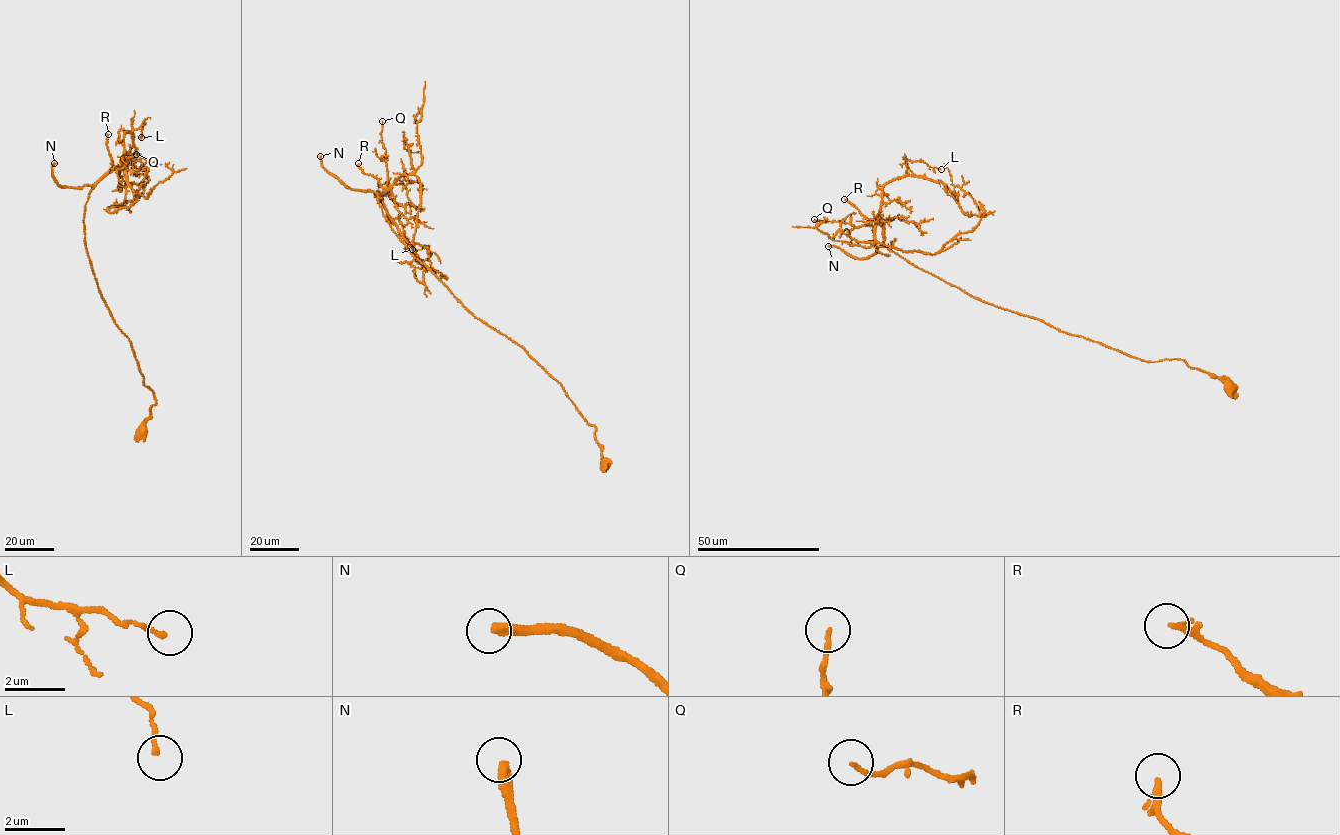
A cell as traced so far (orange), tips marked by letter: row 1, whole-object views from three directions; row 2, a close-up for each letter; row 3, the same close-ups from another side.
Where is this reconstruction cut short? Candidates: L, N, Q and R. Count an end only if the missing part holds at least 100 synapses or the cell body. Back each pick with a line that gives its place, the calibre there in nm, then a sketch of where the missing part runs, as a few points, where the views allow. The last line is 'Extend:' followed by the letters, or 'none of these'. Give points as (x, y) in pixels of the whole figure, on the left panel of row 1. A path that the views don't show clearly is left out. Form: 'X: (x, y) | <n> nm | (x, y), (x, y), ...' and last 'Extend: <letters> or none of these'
N: (54, 163) | 360 nm | (54, 163), (65, 138), (61, 120), (65, 96), (95, 55), (145, 37), (160, 38), (161, 31)
Extend: N

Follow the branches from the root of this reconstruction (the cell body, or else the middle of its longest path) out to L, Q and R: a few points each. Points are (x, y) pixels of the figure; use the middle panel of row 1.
L: (604, 463), (595, 427), (561, 384), (474, 316), (393, 231), (377, 198), (390, 186), (385, 209), (412, 249)
Q: (604, 463), (595, 427), (561, 384), (524, 348), (474, 316), (392, 229), (377, 198), (387, 179), (382, 121)
R: (604, 463), (595, 427), (561, 384), (413, 255), (382, 212), (377, 195), (384, 189), (358, 163)

